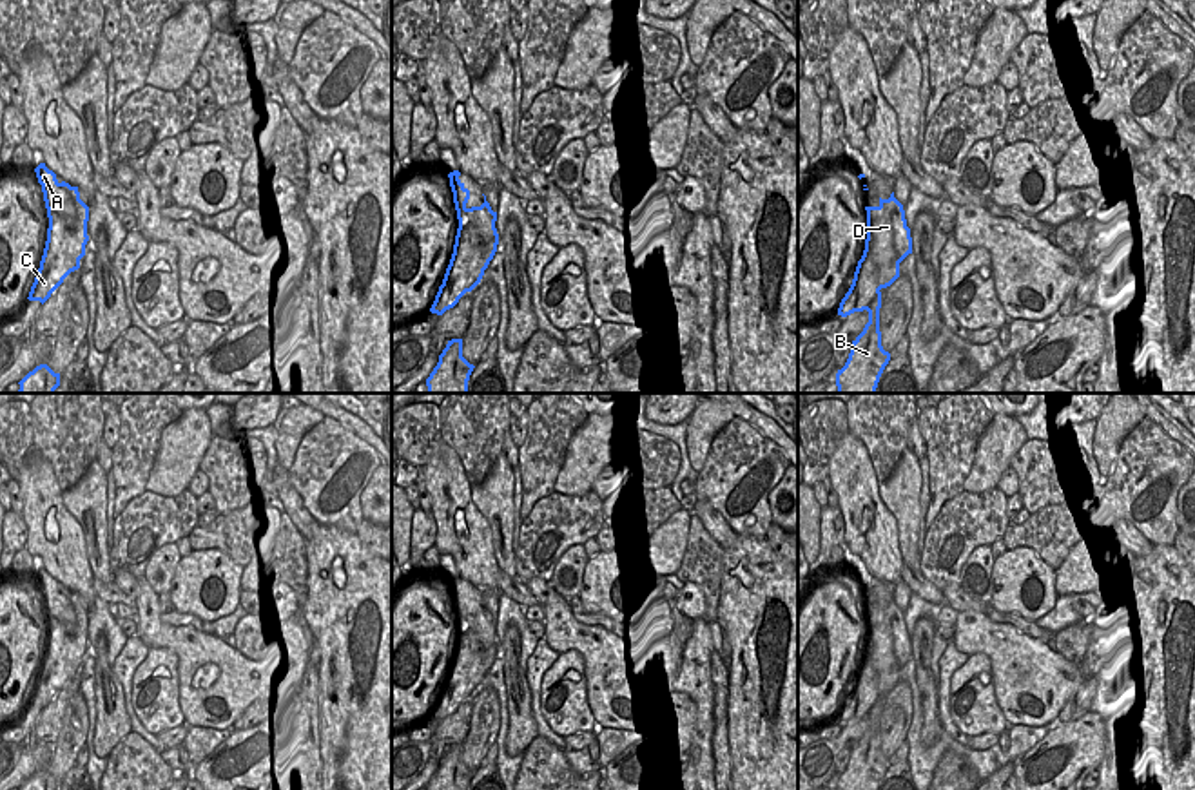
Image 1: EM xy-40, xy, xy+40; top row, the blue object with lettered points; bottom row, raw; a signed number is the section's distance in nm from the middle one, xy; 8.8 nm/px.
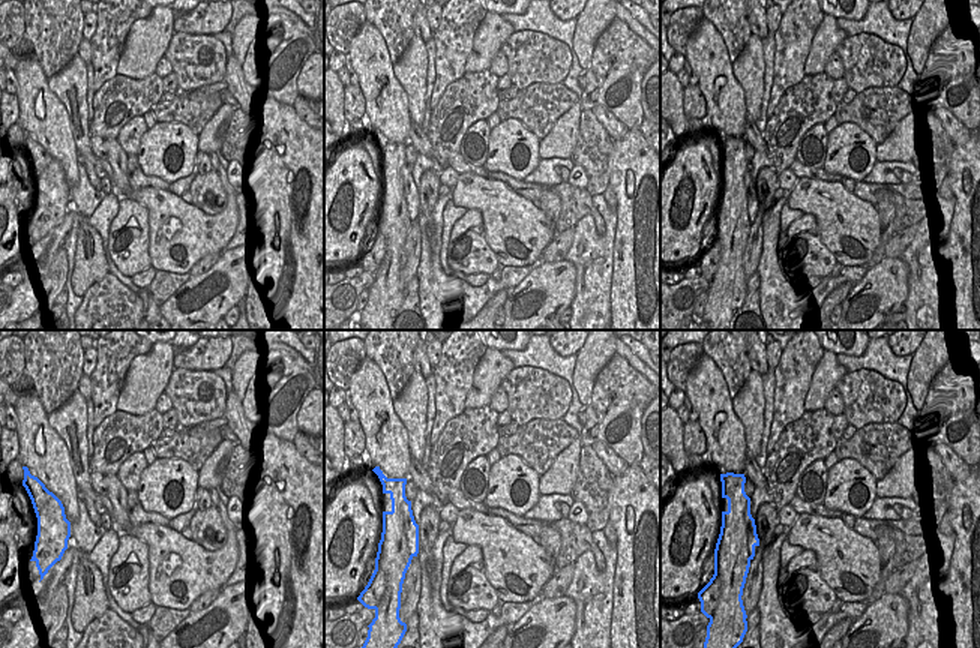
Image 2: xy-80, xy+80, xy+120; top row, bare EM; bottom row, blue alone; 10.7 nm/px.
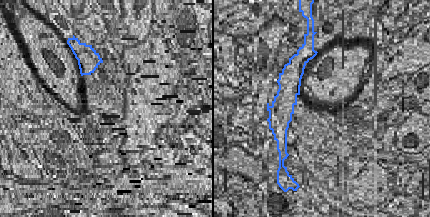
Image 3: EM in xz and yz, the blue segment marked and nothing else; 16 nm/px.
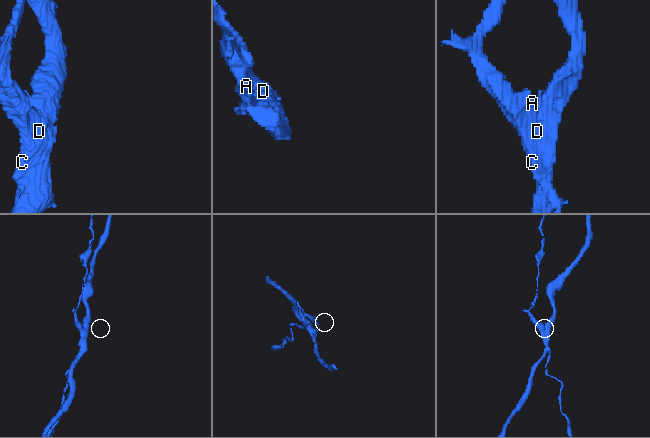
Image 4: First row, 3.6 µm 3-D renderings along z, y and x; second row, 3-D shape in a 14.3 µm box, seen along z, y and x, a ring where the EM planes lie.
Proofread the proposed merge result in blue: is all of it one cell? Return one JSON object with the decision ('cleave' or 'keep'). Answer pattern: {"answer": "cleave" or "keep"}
{"answer": "cleave"}

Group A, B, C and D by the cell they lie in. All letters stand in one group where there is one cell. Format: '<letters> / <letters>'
A C / B D

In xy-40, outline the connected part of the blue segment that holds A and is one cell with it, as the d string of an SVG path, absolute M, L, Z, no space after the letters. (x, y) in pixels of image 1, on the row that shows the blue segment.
M40 163L34 172L42 185L49 228L40 268L27 299L44 304L63 279L80 268L87 245L89 207L80 199L78 187L60 183L45 163Z

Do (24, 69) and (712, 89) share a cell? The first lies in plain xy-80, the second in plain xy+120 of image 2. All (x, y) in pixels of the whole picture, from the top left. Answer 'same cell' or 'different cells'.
same cell

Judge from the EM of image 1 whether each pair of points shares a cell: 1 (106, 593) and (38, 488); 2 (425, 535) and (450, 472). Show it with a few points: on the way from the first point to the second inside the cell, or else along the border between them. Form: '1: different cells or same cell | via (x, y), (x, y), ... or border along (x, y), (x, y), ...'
1: different cells | border along (95, 578), (93, 593)
2: different cells | border along (428, 511), (436, 526), (434, 544)

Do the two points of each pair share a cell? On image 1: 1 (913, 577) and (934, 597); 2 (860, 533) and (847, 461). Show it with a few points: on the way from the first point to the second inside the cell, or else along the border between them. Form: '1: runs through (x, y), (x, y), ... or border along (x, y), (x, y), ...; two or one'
1: runs through (918, 582), (929, 593); one
2: runs through (860, 515), (853, 479); one

